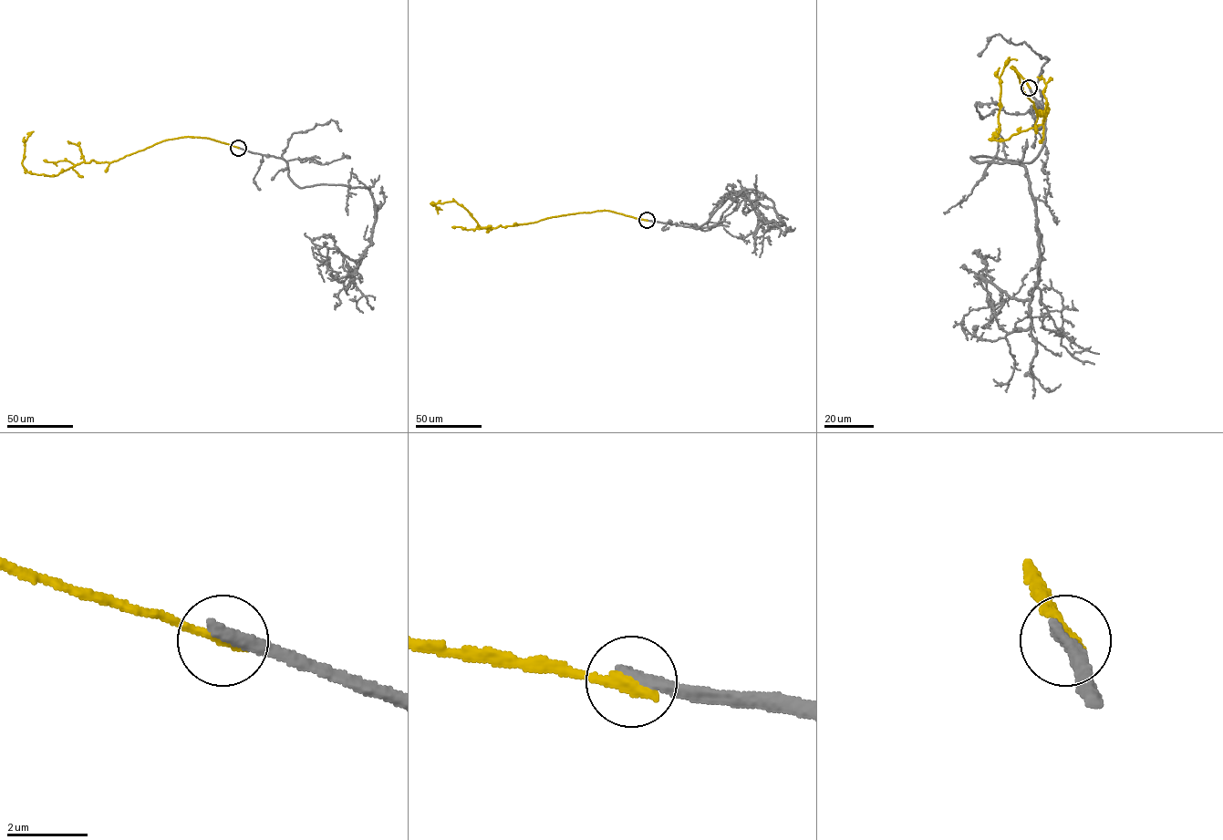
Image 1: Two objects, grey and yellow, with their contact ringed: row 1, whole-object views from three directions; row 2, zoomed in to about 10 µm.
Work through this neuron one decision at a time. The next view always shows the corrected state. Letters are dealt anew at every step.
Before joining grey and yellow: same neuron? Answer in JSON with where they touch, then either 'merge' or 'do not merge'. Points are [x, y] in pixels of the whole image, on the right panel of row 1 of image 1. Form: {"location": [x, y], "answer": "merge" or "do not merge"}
{"location": [1029, 88], "answer": "do not merge"}

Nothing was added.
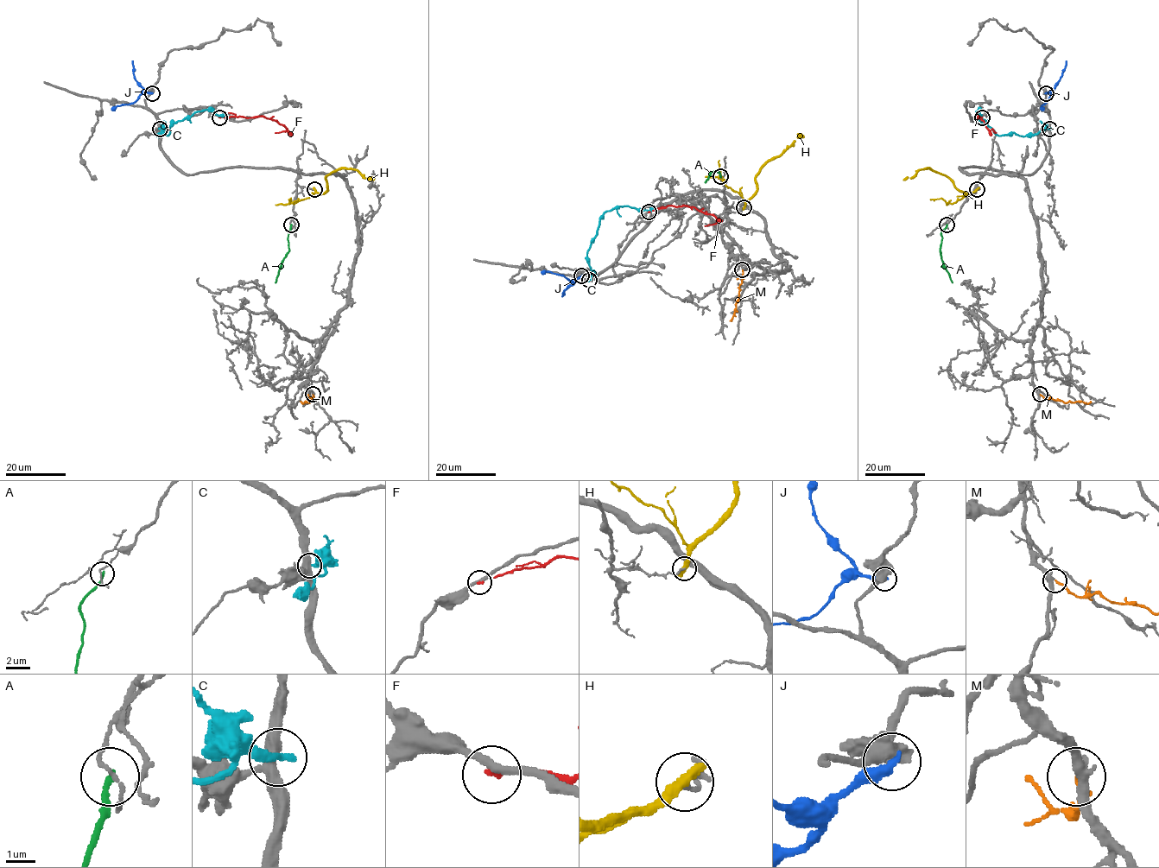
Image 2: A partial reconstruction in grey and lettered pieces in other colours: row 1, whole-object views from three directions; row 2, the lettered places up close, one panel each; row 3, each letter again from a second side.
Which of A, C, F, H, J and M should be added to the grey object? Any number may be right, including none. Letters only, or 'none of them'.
M

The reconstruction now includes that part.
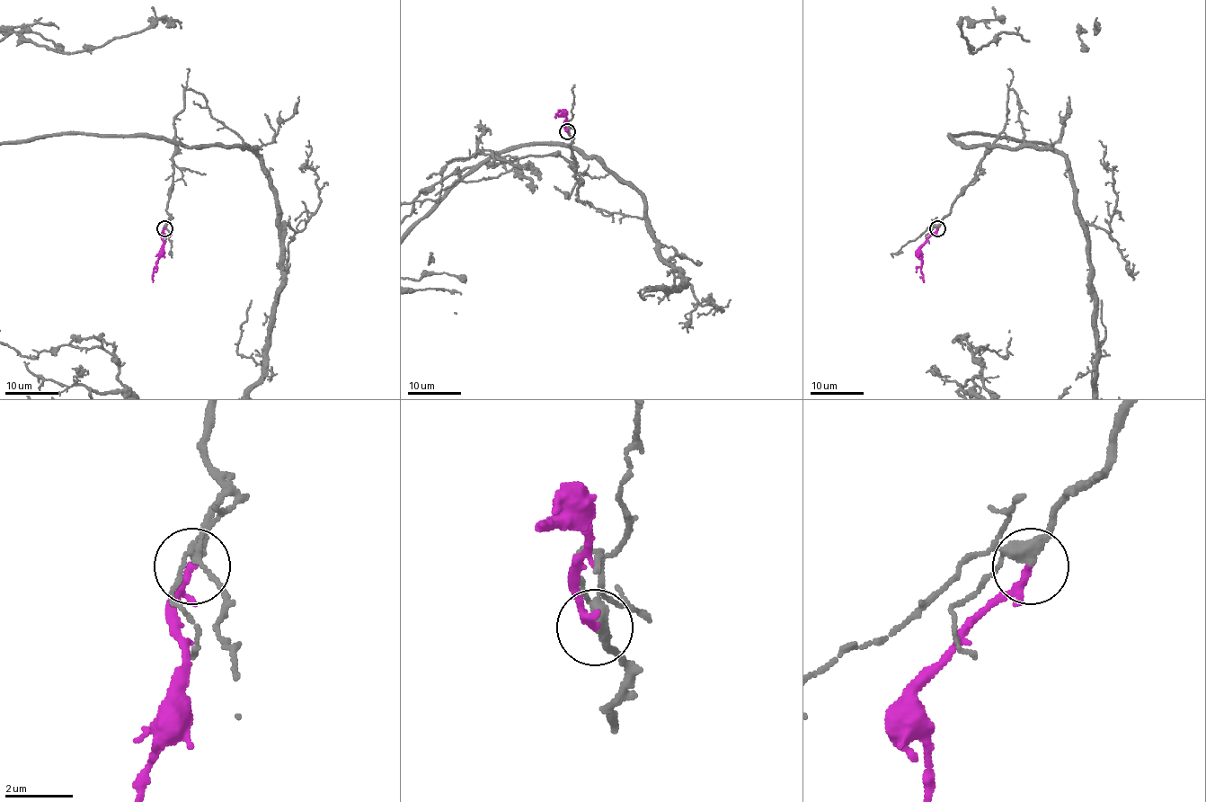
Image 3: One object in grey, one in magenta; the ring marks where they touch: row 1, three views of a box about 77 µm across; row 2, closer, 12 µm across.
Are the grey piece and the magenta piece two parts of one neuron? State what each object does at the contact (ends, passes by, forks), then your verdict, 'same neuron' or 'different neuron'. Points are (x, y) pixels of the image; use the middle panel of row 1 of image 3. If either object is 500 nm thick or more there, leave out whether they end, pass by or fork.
grey forks; magenta passes by; same neuron

